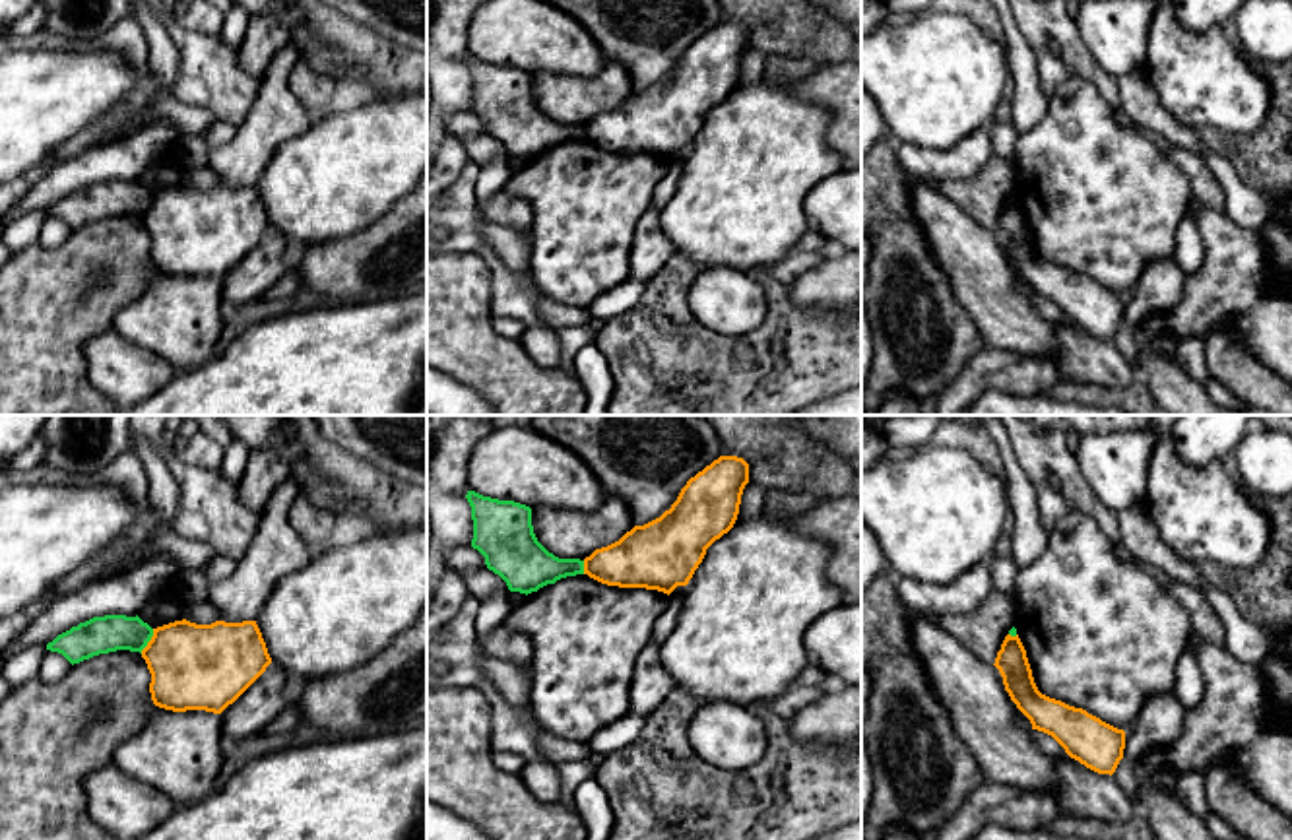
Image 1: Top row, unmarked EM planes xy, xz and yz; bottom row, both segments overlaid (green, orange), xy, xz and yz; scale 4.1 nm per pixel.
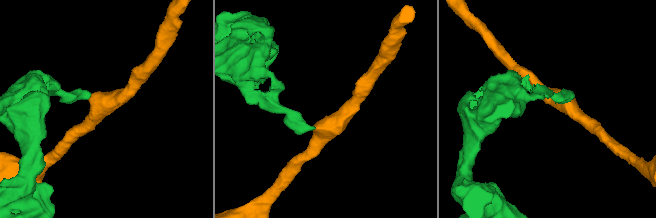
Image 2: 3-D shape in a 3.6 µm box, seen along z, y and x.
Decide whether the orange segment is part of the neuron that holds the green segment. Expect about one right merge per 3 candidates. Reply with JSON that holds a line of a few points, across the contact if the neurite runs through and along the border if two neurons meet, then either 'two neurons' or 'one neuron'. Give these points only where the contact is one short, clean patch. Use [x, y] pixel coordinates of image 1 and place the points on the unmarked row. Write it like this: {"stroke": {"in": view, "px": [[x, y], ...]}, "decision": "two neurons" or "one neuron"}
{"stroke": {"in": "xy", "px": [[154, 194], [154, 200], [140, 218]]}, "decision": "two neurons"}

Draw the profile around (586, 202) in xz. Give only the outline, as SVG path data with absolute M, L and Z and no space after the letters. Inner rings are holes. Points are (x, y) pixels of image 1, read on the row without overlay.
M576 140L528 159L518 173L512 173L504 188L533 210L530 266L539 291L557 303L586 308L625 283L636 225L652 208L665 171L663 157L607 151L588 140Z

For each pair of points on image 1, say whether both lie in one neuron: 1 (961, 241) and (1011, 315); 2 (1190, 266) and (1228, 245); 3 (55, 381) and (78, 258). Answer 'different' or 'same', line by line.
1: same
2: different
3: same

